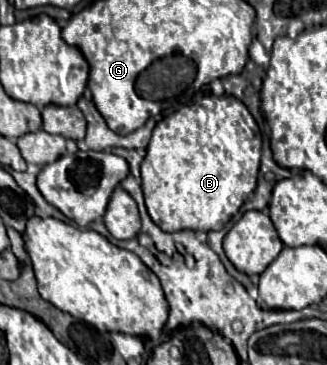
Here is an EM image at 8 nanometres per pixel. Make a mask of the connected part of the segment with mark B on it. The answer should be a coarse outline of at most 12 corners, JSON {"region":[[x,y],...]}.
{"region":[[235,96],[155,124],[141,164],[165,232],[221,230],[257,186]]}

